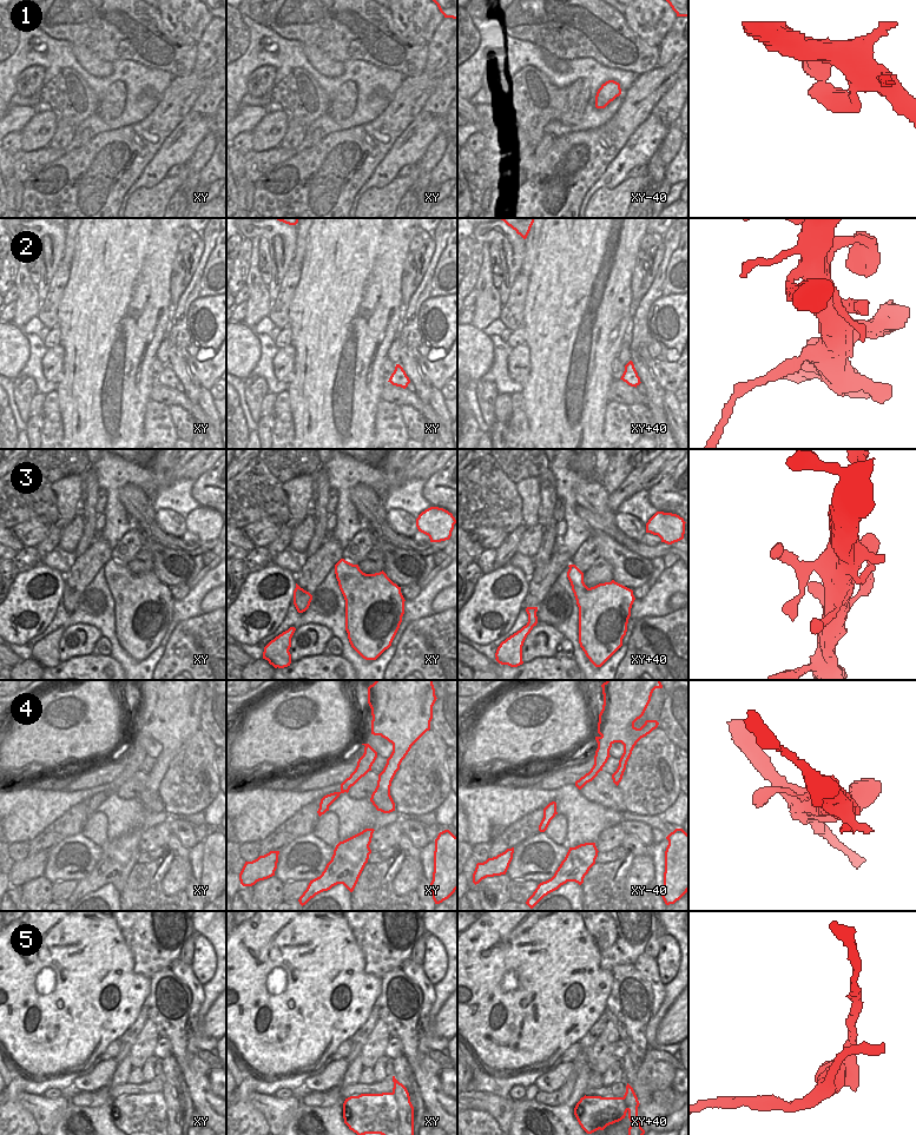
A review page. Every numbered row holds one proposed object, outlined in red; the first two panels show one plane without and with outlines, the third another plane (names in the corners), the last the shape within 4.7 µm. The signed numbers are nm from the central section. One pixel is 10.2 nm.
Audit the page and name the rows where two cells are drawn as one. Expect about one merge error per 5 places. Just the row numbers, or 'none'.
2, 4, 5

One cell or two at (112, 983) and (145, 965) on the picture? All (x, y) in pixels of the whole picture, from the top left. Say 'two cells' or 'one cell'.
two cells

